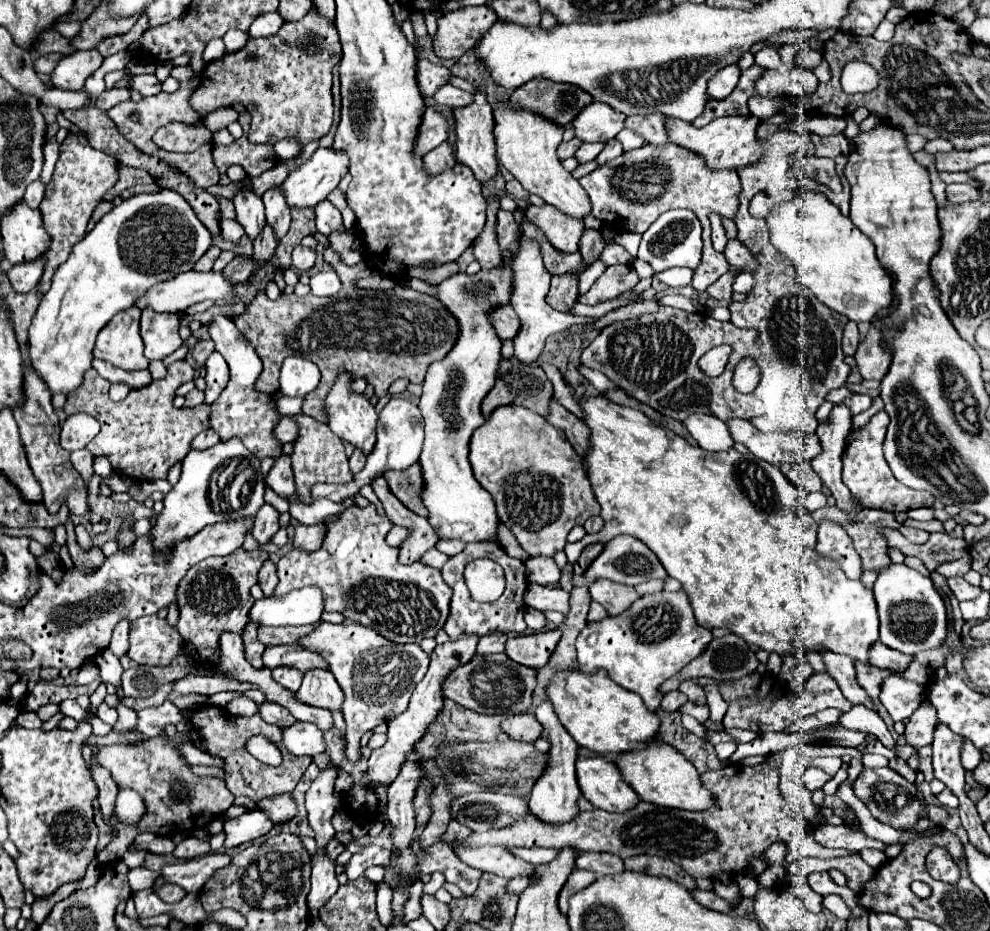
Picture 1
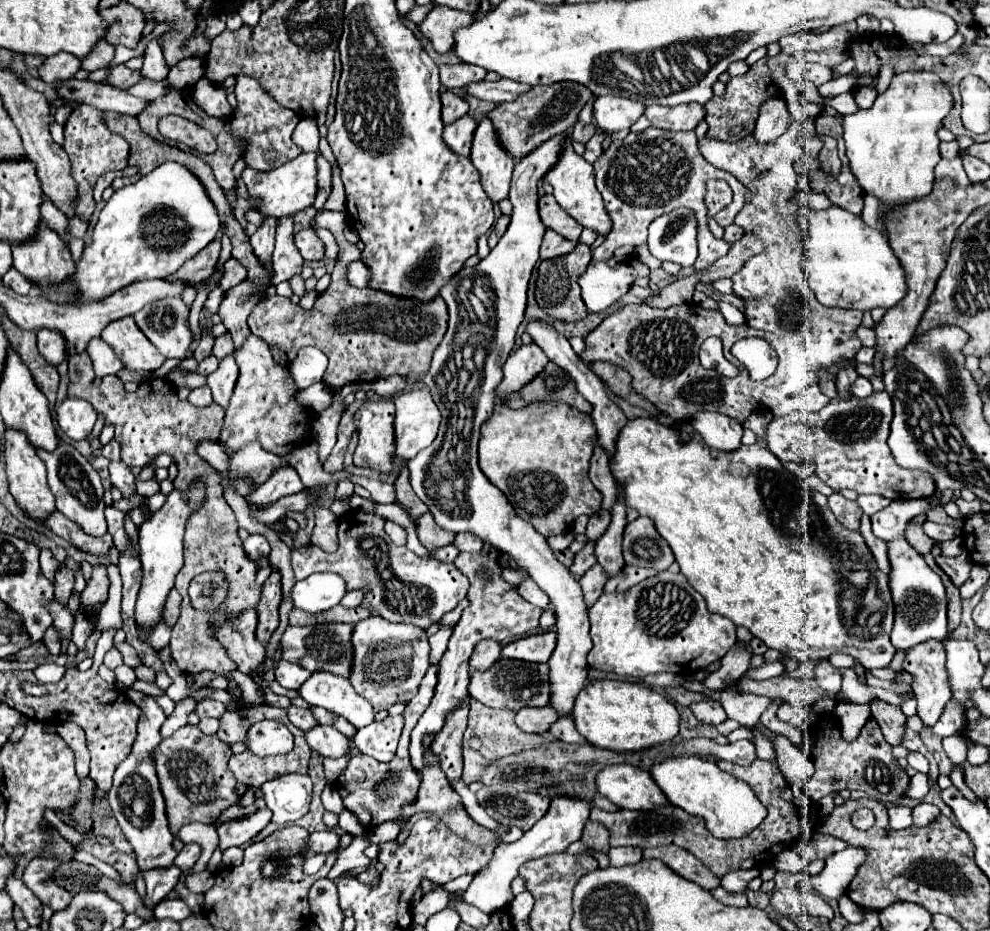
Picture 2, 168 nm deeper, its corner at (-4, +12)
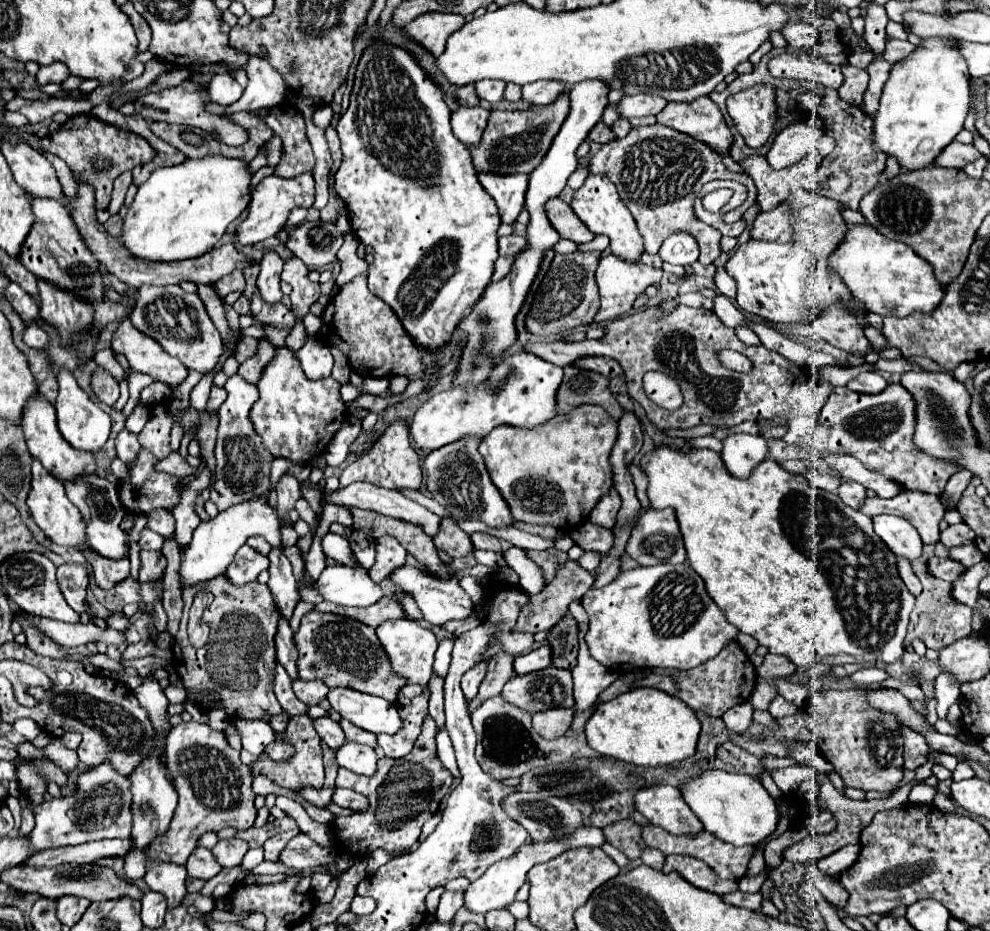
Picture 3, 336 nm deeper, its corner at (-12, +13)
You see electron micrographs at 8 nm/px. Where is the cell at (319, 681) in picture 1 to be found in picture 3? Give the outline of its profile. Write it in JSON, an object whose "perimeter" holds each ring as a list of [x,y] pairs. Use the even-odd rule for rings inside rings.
{"perimeter":[[[336,687],[330,689],[328,701],[334,711],[338,711],[344,719],[364,731],[376,735],[396,735],[402,729],[402,717],[398,715],[398,707],[382,697],[358,693],[346,687]]]}

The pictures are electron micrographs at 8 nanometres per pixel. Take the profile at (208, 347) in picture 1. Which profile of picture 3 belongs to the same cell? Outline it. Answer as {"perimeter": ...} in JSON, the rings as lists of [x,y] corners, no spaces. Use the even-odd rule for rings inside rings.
{"perimeter":[[[244,337],[244,339],[240,339],[240,343],[238,343],[238,349],[236,349],[234,359],[236,359],[238,363],[244,363],[246,359],[250,359],[250,355],[254,355],[256,349],[258,349],[258,339],[254,339],[254,337]]]}

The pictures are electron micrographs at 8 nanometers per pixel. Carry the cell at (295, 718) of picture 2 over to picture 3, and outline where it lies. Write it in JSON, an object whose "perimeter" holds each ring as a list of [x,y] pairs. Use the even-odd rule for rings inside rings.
{"perimeter":[[[330,717],[314,719],[314,727],[316,727],[318,735],[322,737],[322,741],[324,741],[330,749],[338,751],[338,747],[342,747],[342,743],[346,743],[346,735],[344,735],[342,727],[340,727],[336,721],[332,721]]]}

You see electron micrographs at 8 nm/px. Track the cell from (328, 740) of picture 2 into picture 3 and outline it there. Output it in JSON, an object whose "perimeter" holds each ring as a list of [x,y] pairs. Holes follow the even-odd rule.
{"perimeter":[[[346,743],[342,745],[338,751],[336,751],[336,759],[338,759],[338,765],[352,771],[352,773],[358,773],[358,775],[374,775],[374,771],[378,769],[376,767],[376,753],[372,747],[362,747],[358,743]]]}

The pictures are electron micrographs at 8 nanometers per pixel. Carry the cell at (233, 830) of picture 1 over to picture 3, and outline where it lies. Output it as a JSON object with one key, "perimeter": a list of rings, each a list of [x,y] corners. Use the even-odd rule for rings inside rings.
{"perimeter":[[[224,839],[224,841],[218,841],[212,849],[216,861],[222,865],[222,867],[238,867],[244,859],[248,851],[248,843],[242,841],[242,839]]]}

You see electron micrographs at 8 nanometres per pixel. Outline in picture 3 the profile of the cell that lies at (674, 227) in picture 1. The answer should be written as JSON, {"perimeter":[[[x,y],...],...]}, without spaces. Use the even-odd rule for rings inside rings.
{"perimeter":[[[674,233],[660,247],[660,257],[672,265],[688,267],[698,261],[698,255],[698,243],[688,233]]]}

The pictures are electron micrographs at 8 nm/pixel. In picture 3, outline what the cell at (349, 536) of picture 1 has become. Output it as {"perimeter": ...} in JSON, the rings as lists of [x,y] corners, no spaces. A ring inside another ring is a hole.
{"perimeter":[[[400,567],[400,569],[392,571],[392,579],[402,591],[406,591],[408,595],[414,597],[414,601],[418,603],[418,607],[424,615],[424,621],[430,625],[444,625],[446,621],[452,621],[452,619],[466,619],[474,611],[474,603],[472,603],[470,595],[458,585],[456,577],[438,579],[416,567]]]}

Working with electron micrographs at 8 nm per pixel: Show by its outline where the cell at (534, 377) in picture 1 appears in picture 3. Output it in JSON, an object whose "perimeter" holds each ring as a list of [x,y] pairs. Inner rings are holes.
{"perimeter":[[[566,367],[564,381],[558,389],[558,409],[562,413],[570,413],[574,407],[588,403],[588,405],[600,405],[614,419],[620,419],[624,409],[614,399],[608,385],[610,385],[610,379],[600,373],[582,371],[576,367]]]}

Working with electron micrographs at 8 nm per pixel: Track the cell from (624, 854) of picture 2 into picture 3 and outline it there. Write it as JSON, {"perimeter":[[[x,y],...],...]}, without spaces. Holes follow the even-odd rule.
{"perimeter":[[[646,847],[644,851],[642,851],[642,863],[646,863],[646,865],[650,865],[652,869],[662,869],[664,867],[664,855],[662,855],[662,851],[658,851],[658,849],[652,849],[652,847]]]}

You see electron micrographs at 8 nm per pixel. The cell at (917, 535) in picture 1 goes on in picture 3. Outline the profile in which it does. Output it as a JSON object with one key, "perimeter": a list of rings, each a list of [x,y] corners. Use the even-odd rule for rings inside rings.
{"perimeter":[[[964,523],[952,525],[946,531],[940,533],[940,541],[946,547],[962,547],[962,545],[970,545],[974,543],[974,531],[970,531],[970,527],[966,527]]]}

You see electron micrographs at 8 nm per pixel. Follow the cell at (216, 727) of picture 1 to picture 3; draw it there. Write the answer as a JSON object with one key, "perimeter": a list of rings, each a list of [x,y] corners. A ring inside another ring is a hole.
{"perimeter":[[[298,715],[292,717],[286,729],[286,737],[288,741],[296,747],[296,753],[292,757],[292,761],[286,763],[276,763],[272,761],[268,755],[260,755],[258,761],[250,763],[250,771],[252,775],[262,773],[268,779],[272,779],[276,785],[292,789],[294,787],[322,787],[324,785],[324,765],[322,765],[322,747],[320,747],[320,735],[314,729],[314,721],[308,715]]]}

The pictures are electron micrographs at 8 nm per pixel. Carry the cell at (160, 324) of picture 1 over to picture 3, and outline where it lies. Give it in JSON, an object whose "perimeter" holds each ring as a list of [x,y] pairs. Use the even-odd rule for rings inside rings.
{"perimeter":[[[180,285],[140,287],[136,293],[134,309],[130,313],[130,321],[138,331],[158,341],[168,355],[180,359],[188,369],[196,369],[202,375],[208,375],[220,363],[224,345],[218,329],[210,321],[200,297],[196,293],[182,291]]]}

